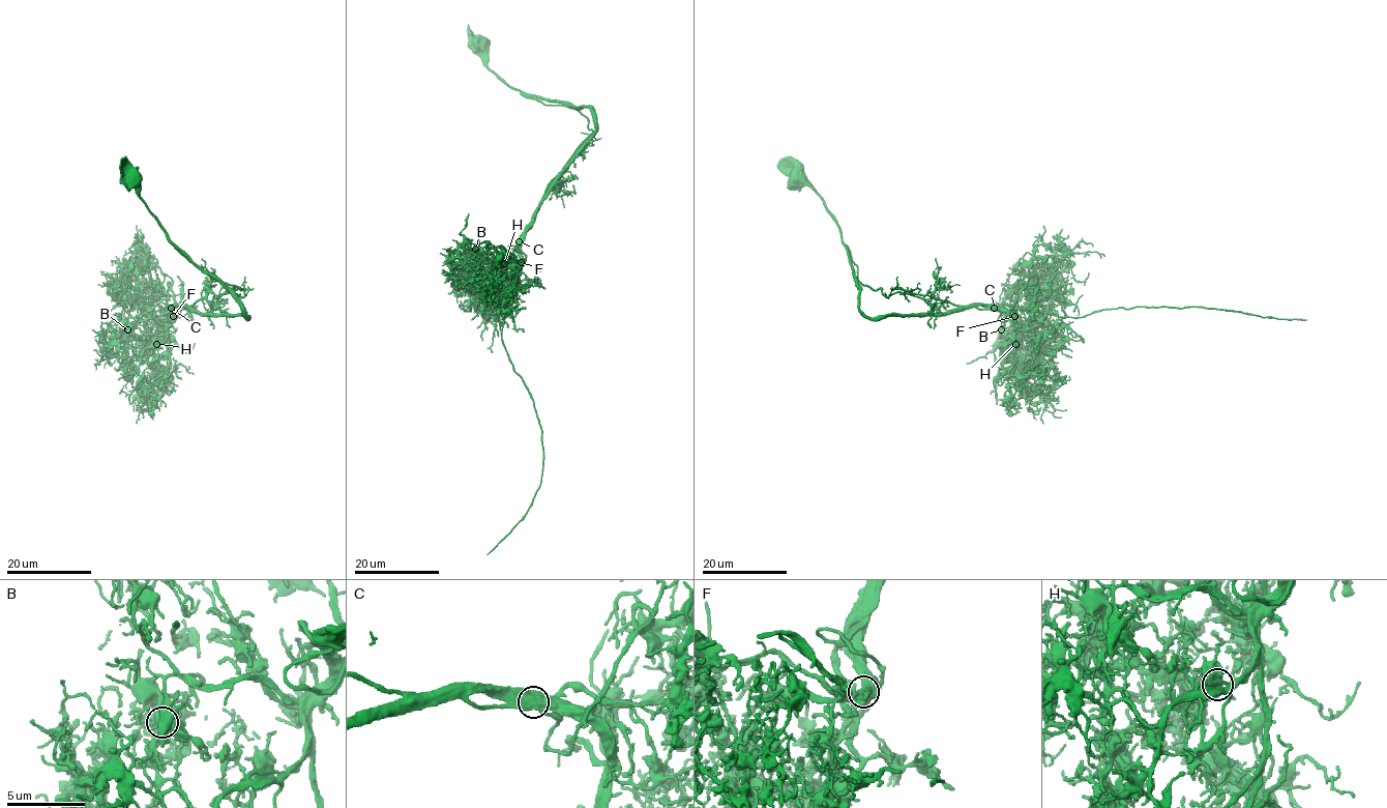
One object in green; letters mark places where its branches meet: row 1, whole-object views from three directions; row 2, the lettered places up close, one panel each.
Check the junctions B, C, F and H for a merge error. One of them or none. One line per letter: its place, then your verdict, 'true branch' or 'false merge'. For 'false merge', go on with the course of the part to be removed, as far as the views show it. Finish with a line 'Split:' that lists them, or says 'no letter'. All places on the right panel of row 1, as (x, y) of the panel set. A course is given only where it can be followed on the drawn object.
B: (1001, 329) | true branch
C: (994, 308) | false merge | (994, 308), (1009, 305), (1072, 317), (1121, 308), (1184, 307), (1306, 319)
F: (1014, 316) | true branch
H: (1015, 344) | true branch
Split: C

